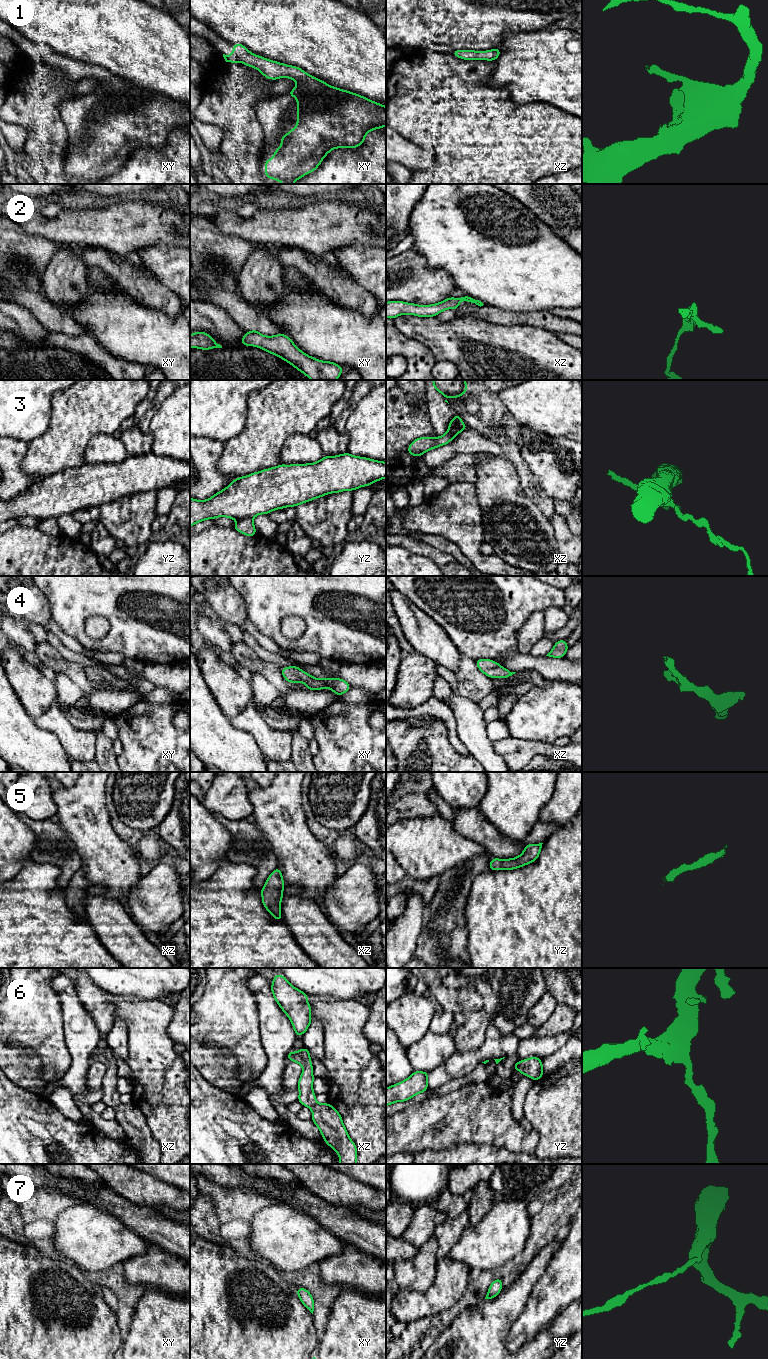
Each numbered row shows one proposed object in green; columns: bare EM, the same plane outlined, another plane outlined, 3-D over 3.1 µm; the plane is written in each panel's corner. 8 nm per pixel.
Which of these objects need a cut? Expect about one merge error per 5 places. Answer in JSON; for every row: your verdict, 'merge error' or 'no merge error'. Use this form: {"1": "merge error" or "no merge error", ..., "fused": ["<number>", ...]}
{"1": "no merge error", "2": "no merge error", "3": "merge error", "4": "no merge error", "5": "no merge error", "6": "no merge error", "7": "no merge error", "fused": ["3"]}

